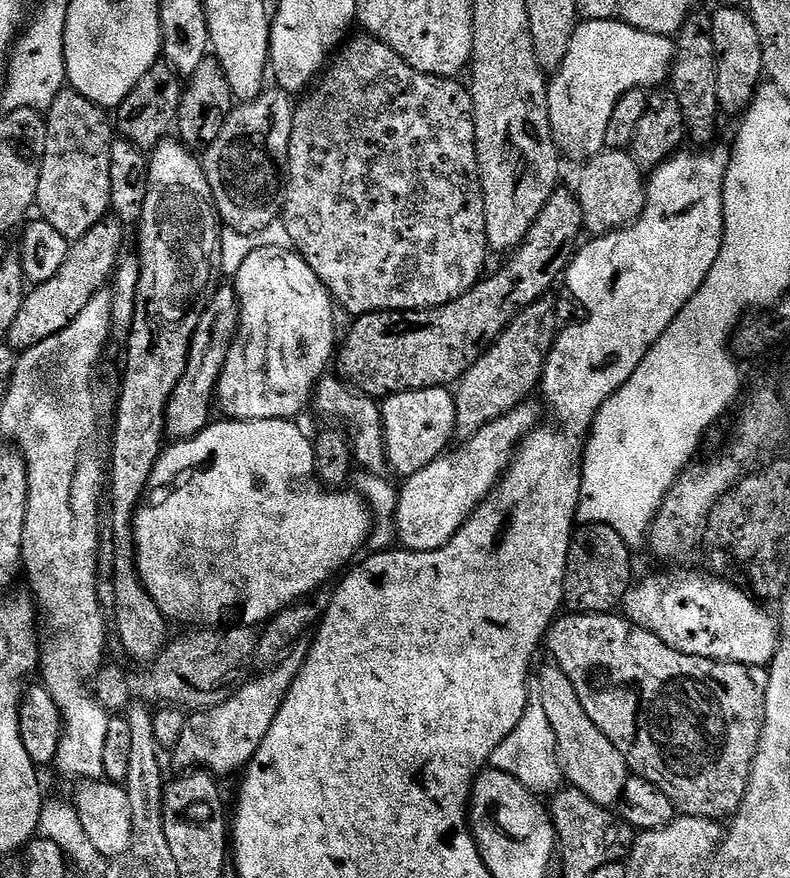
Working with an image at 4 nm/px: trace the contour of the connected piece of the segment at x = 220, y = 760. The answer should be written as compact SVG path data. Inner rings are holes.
M301 638L291 645L290 651L279 661L284 668L280 667L280 672L276 671L276 676L271 676L268 670L261 671L257 680L250 681L251 679L249 679L243 687L233 691L232 697L226 702L222 702L217 708L207 709L205 720L189 719L183 725L178 737L181 754L190 763L201 764L204 767L201 769L212 774L236 771L239 773L241 769L251 764L252 757L256 755L262 742L270 734L271 724L268 720L274 722L272 712L278 714L276 704L284 705L280 696L285 699L288 697L284 688L289 691L293 689L288 685L288 680L296 684L306 661L309 659L310 644L309 641L307 644L306 640Z

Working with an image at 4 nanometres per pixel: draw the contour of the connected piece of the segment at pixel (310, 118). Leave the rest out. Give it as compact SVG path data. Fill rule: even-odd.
M367 34L359 35L353 35L335 53L334 59L327 65L315 87L303 97L304 101L296 104L296 117L288 147L282 225L284 224L289 238L293 240L291 243L295 251L299 252L310 270L314 270L317 278L331 292L333 301L339 307L341 304L346 311L353 312L353 317L359 318L374 312L419 312L429 308L442 308L472 291L472 287L480 283L480 271L484 268L484 191L480 185L480 167L476 157L476 123L472 121L472 94L465 85L463 88L456 84L460 82L455 79L424 76L421 72L416 72L381 40Z

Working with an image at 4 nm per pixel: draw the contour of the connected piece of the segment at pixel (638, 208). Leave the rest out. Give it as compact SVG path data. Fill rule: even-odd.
M605 150L583 165L578 195L584 211L584 227L592 234L607 234L631 225L644 213L646 176L627 151Z

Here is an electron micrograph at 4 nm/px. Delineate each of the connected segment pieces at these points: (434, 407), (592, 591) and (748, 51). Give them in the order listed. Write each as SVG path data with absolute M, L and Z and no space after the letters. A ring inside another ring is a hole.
M448 388L399 392L387 397L382 404L382 413L389 465L395 470L397 468L401 477L407 478L445 455L447 444L452 440L452 431L456 428L456 410L457 401Z
M585 523L580 527L575 529L572 537L572 552L568 556L568 579L564 582L564 604L572 607L569 609L576 614L611 613L634 584L633 553L628 543L610 526Z
M743 7L720 8L713 11L711 36L716 47L717 60L717 98L719 111L743 113L756 95L762 83L764 59L758 32L752 24L751 15ZM741 8L741 9L740 9ZM761 76L761 77L760 77Z

